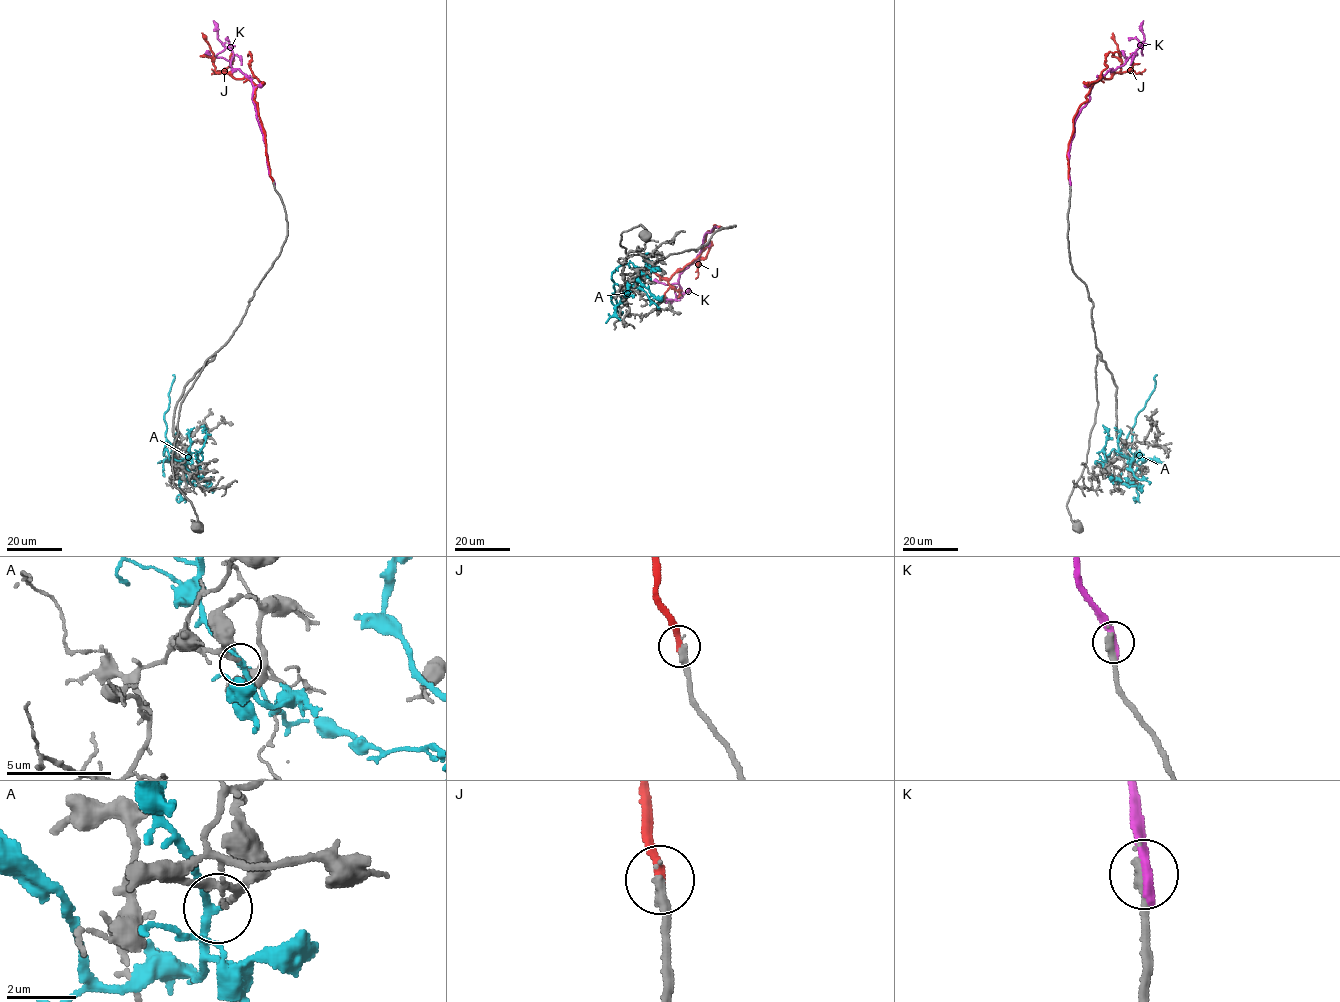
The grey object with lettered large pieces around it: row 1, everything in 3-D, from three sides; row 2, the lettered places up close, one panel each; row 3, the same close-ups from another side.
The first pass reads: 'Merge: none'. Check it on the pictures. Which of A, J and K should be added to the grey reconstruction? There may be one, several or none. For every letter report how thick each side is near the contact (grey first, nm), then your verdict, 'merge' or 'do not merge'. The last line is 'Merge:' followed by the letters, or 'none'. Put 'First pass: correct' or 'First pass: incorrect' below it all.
A: 180/200 nm | do not merge
J: 320/280 nm | merge
K: 360/360 nm | do not merge
Merge: J
First pass: incorrect

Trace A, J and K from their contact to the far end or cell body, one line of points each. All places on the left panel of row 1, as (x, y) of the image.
A: (204, 474), (202, 480), (195, 481), (167, 450), (163, 455), (167, 441), (178, 461), (187, 458), (194, 428)
J: (273, 181), (254, 100), (256, 86), (245, 78), (217, 72), (212, 51), (201, 33)
K: (274, 183), (252, 99), (251, 81), (231, 67), (233, 51), (218, 38), (213, 21)

